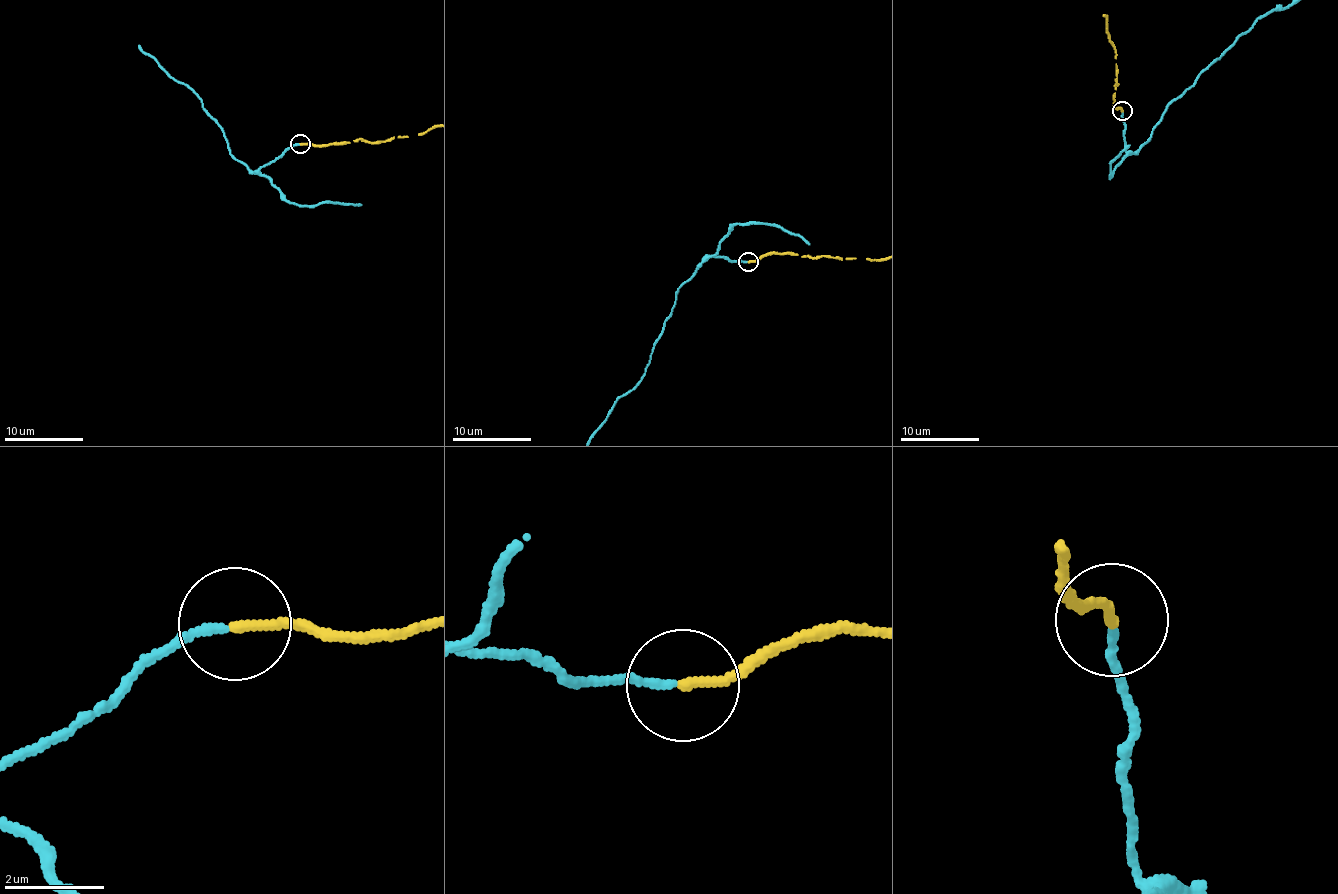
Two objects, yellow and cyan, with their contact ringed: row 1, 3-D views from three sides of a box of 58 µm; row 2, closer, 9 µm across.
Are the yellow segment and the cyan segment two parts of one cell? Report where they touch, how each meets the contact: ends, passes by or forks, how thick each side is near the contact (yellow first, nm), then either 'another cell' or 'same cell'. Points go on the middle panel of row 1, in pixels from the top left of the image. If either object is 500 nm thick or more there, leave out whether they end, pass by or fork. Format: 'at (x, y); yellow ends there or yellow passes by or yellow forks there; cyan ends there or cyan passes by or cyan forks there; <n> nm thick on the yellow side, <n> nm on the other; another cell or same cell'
at (748, 262); yellow ends there; cyan ends there; 190 nm thick on the yellow side, 160 nm on the other; same cell

